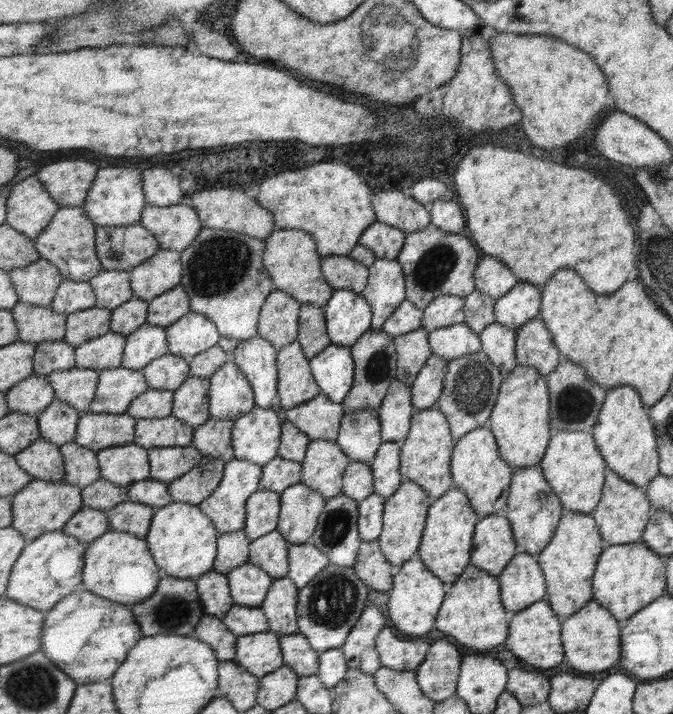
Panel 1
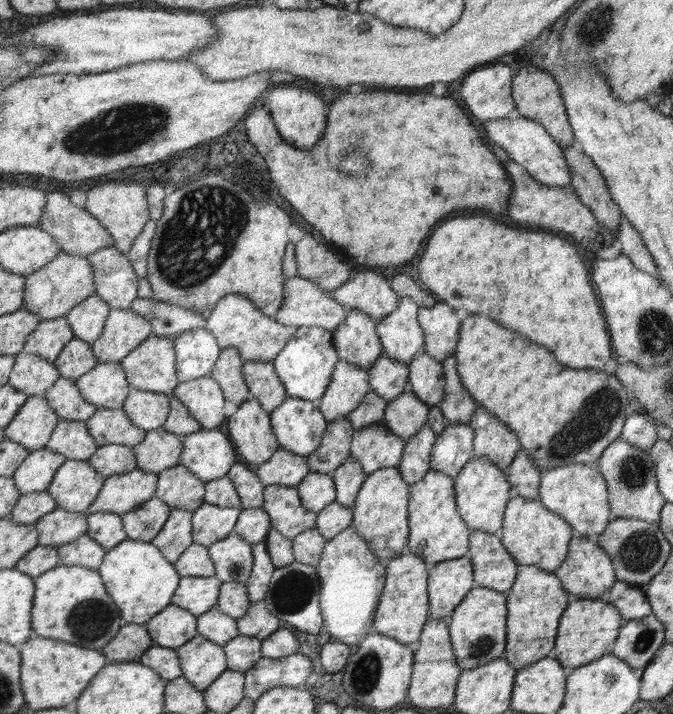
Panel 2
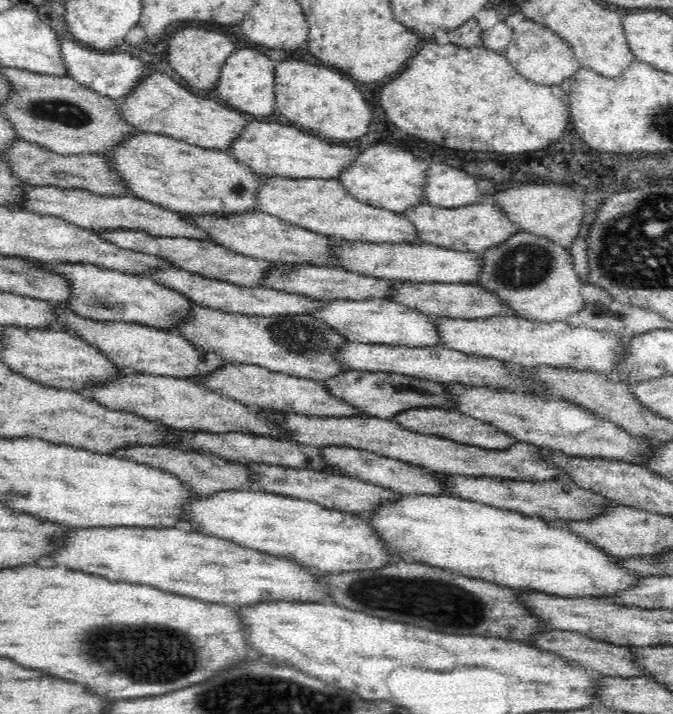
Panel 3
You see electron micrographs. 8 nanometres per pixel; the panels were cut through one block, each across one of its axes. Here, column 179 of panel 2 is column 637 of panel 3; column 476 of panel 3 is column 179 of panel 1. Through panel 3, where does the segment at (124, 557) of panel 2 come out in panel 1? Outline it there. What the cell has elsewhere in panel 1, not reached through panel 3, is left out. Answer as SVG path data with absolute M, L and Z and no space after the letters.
M171 502L167 506L156 508L150 532L145 539L164 575L196 580L214 570L219 536L214 519L205 514L199 505Z

